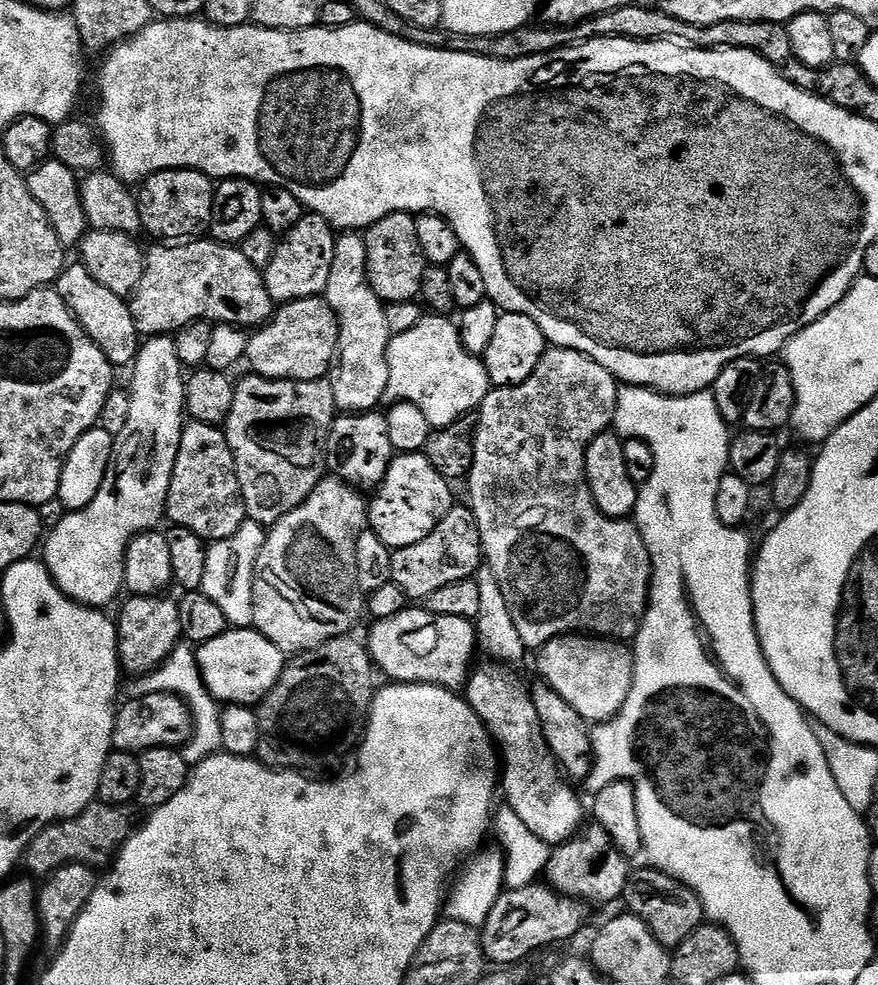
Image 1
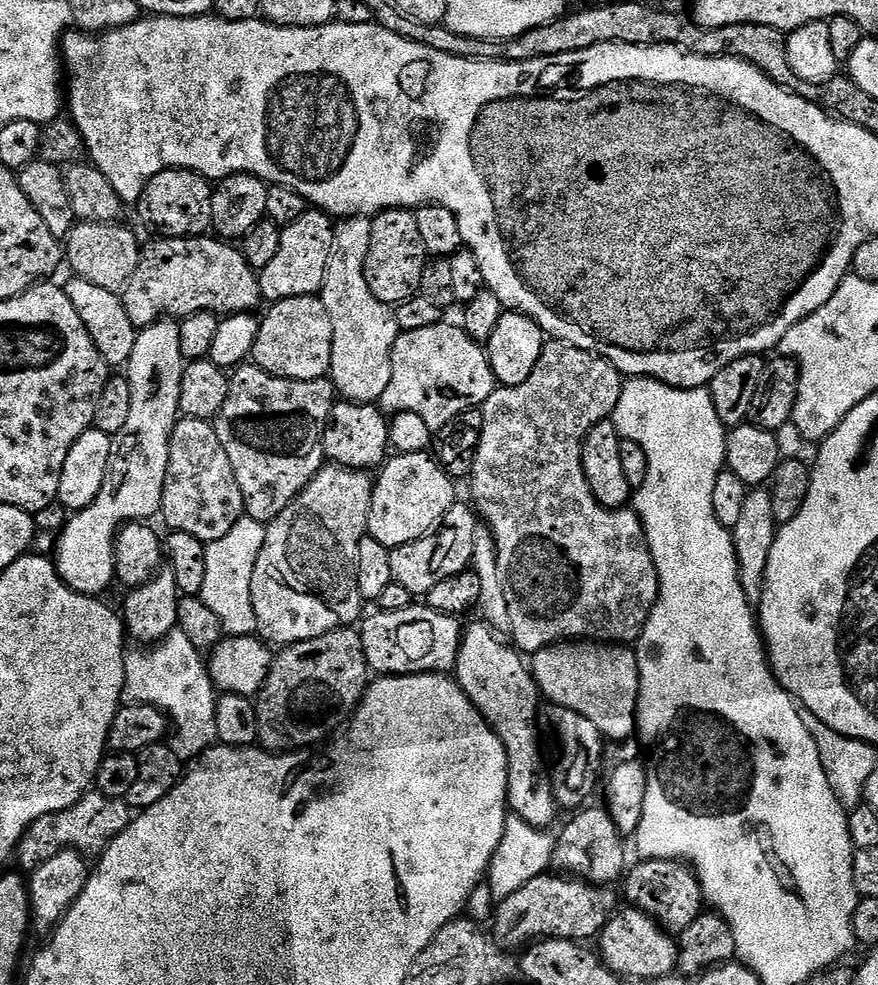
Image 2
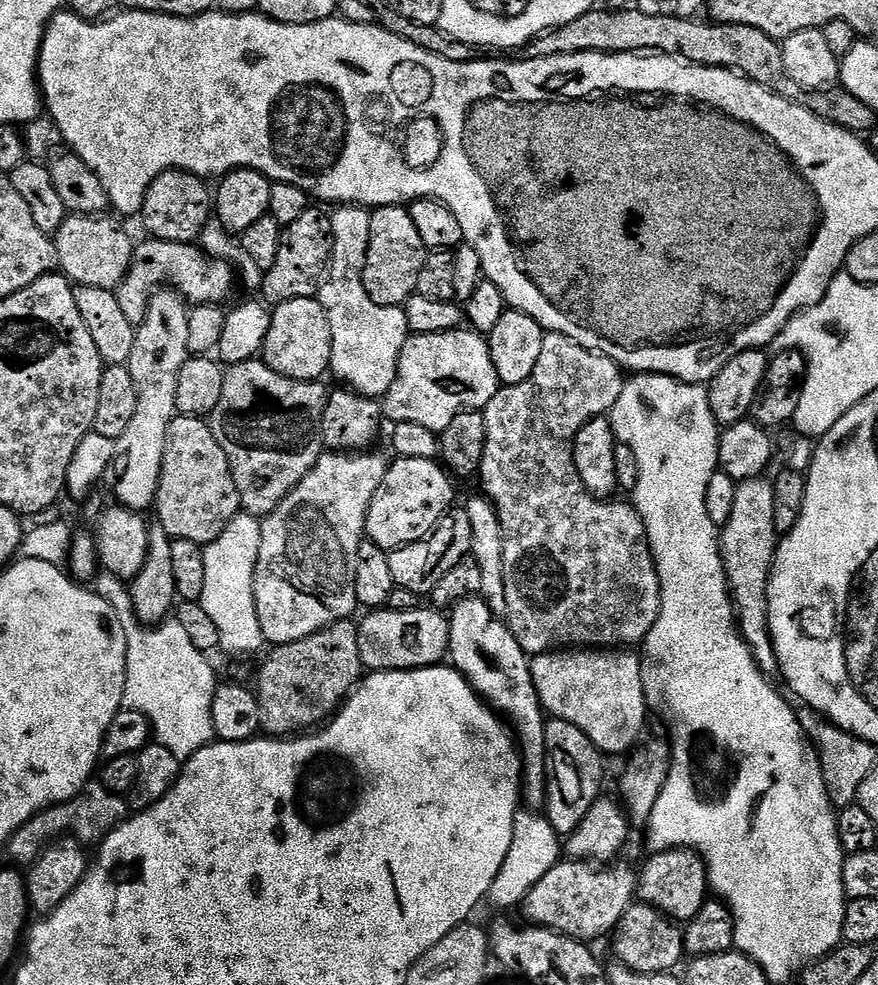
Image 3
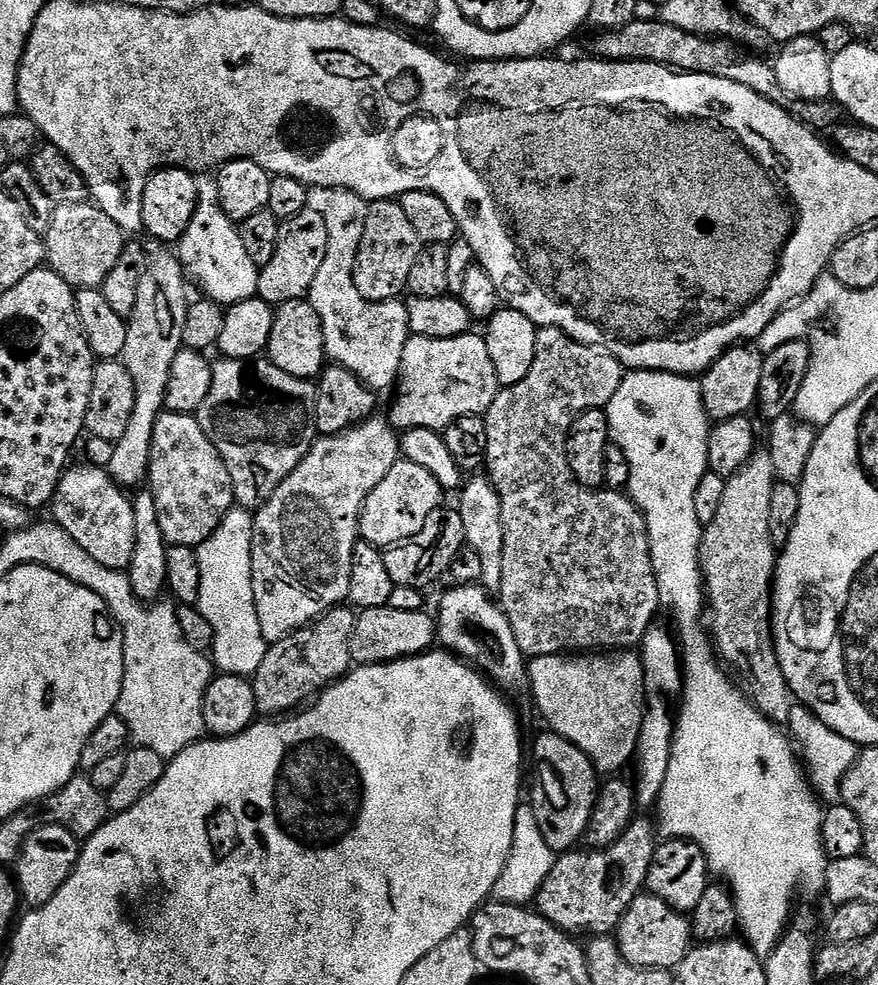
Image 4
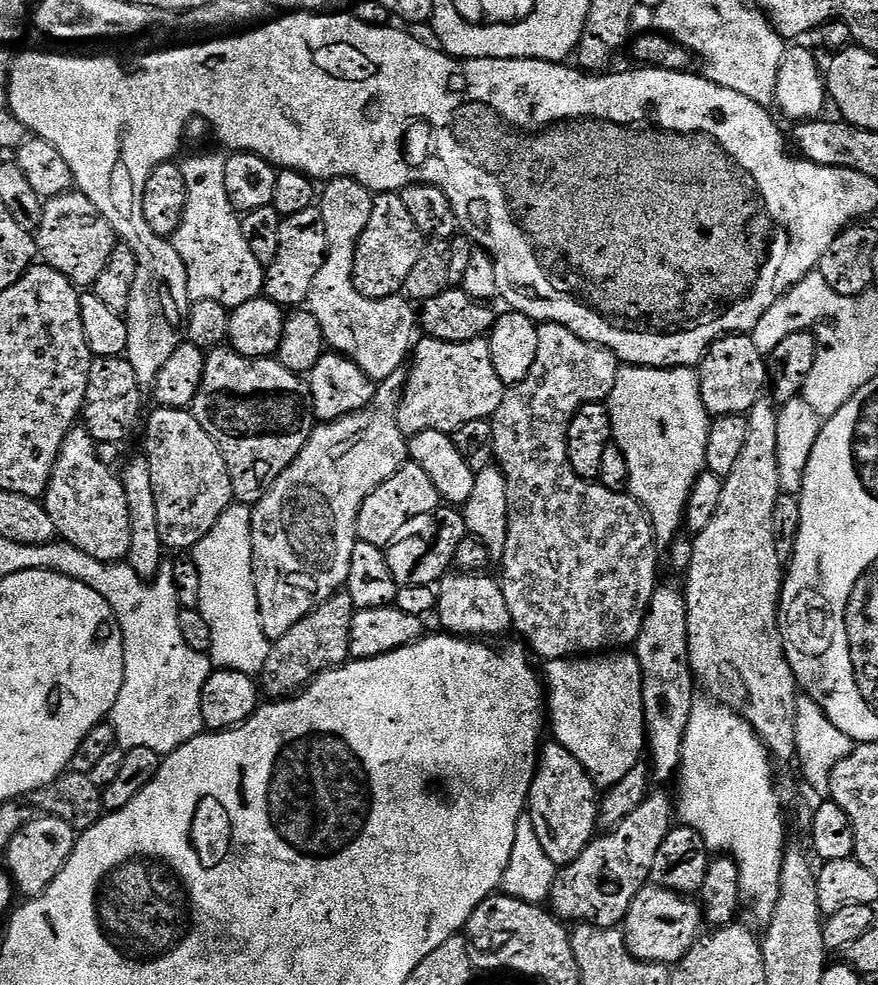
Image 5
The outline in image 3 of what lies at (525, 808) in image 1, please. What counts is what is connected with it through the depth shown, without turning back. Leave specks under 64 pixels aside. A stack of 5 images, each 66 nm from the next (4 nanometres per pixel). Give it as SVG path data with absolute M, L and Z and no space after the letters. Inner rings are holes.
M480 596L466 598L450 609L448 629L450 642L447 659L451 667L462 673L476 695L510 725L522 757L523 799L529 800L533 809L543 809L548 786L546 713L534 686L528 653L522 650L522 646L518 646L518 638L514 638L507 623L494 615Z

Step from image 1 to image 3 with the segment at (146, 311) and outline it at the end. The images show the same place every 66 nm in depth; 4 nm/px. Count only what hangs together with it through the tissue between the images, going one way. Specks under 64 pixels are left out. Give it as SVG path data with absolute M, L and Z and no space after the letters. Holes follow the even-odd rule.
M144 238L137 243L133 250L133 258L129 264L128 273L115 288L118 303L130 322L139 326L144 320L148 303L152 301L152 293L163 289L167 280L173 280L175 291L184 294L189 305L218 304L223 305L224 299L232 292L232 287L238 284L238 276L231 264L220 260L217 256L209 256L199 246L189 247L178 242L153 240ZM189 251L189 252L188 252ZM188 280L188 284L187 284ZM188 288L188 296L187 290Z

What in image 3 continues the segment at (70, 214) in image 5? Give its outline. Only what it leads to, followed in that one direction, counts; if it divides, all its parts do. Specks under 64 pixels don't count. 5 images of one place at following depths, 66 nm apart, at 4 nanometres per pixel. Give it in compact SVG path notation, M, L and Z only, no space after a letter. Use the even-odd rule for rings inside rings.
M72 214L65 217L62 226L54 234L57 265L71 283L115 291L124 280L136 244L120 226L121 221L110 217Z

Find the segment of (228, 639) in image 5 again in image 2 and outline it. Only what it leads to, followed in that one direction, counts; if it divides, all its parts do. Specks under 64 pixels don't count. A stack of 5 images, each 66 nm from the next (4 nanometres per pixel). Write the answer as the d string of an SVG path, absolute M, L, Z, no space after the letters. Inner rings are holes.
M245 514L226 538L218 538L206 547L206 578L199 597L210 610L214 610L214 614L218 614L228 636L251 636L256 632L252 579L258 554L265 542L265 525Z

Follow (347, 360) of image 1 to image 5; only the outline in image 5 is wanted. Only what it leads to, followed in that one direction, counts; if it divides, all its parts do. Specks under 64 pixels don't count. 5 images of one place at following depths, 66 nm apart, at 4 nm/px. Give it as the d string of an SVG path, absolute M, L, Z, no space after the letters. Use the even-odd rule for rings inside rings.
M350 178L330 180L323 185L318 196L318 207L326 228L328 249L324 255L322 268L318 270L318 276L314 278L314 284L306 301L306 308L312 313L317 328L321 330L323 343L331 351L351 358L365 374L379 382L390 378L390 374L399 372L405 367L418 339L418 312L403 295L397 294L385 300L367 300L352 284L352 263L356 253L356 243L362 230L366 230L366 222L370 222L372 198L373 193L369 192L366 186L362 186L357 180Z

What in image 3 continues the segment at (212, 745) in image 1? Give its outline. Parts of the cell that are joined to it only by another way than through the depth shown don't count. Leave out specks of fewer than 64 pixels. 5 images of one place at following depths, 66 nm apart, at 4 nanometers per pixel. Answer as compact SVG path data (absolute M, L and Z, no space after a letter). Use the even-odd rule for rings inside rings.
M101 571L94 580L94 591L118 614L118 622L126 630L126 686L124 708L142 714L148 719L155 743L166 746L183 762L198 750L213 743L216 736L211 718L211 702L215 696L218 679L205 653L190 642L190 637L174 618L163 624L145 626L134 614L130 602L129 585L114 574Z

